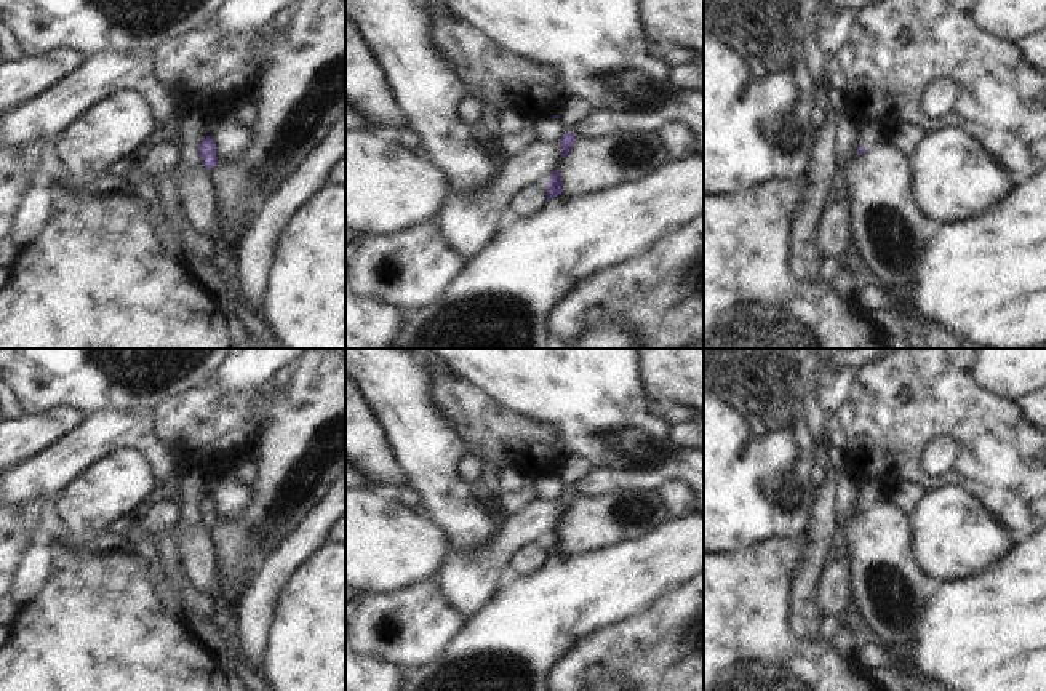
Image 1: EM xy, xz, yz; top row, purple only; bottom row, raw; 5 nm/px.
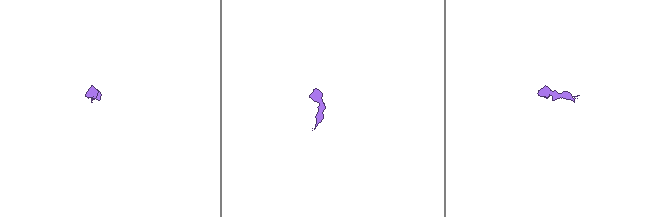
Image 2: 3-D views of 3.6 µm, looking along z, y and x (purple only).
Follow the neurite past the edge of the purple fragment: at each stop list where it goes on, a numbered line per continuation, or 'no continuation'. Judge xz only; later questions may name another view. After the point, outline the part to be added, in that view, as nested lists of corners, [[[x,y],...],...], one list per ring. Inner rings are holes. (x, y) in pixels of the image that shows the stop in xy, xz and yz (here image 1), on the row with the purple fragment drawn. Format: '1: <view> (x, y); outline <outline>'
1: xz (504, 299); outline [[[694,154],[688,158],[672,160],[664,168],[654,171],[641,181],[632,181],[619,187],[609,187],[600,194],[587,197],[565,198],[563,195],[552,197],[545,208],[523,219],[509,219],[501,227],[496,238],[481,251],[481,254],[469,261],[465,272],[451,286],[448,298],[427,309],[406,310],[406,323],[403,336],[397,341],[395,349],[557,349],[555,338],[549,328],[552,312],[573,293],[576,286],[598,272],[609,270],[621,264],[635,261],[648,254],[654,245],[661,243],[667,235],[693,224],[704,214],[704,155]]]

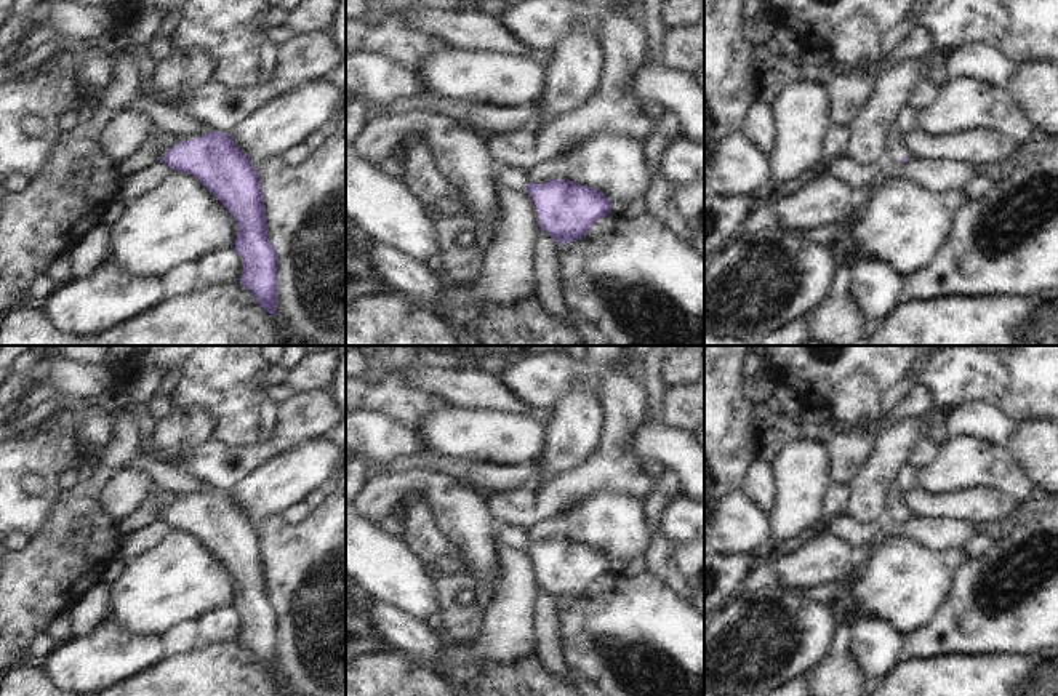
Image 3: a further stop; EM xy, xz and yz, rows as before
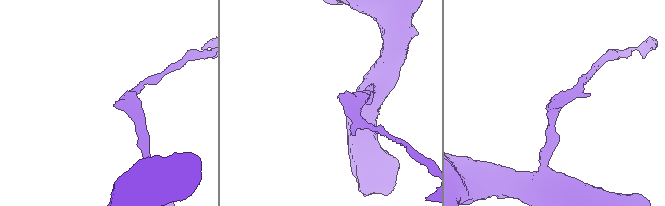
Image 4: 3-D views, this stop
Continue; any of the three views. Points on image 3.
1: yz (895, 148); outline [[[893,118],[887,130],[884,162],[888,165],[901,165],[906,155],[909,157],[909,150],[904,142],[904,131],[898,120]]]

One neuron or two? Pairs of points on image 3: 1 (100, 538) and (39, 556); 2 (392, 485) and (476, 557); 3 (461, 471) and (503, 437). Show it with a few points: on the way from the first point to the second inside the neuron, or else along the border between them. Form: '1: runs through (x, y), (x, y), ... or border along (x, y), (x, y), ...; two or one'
1: runs through (85, 554), (55, 556); one
2: runs through (420, 485), (428, 485), (472, 530); one
3: border along (436, 452), (480, 463), (509, 464); two

